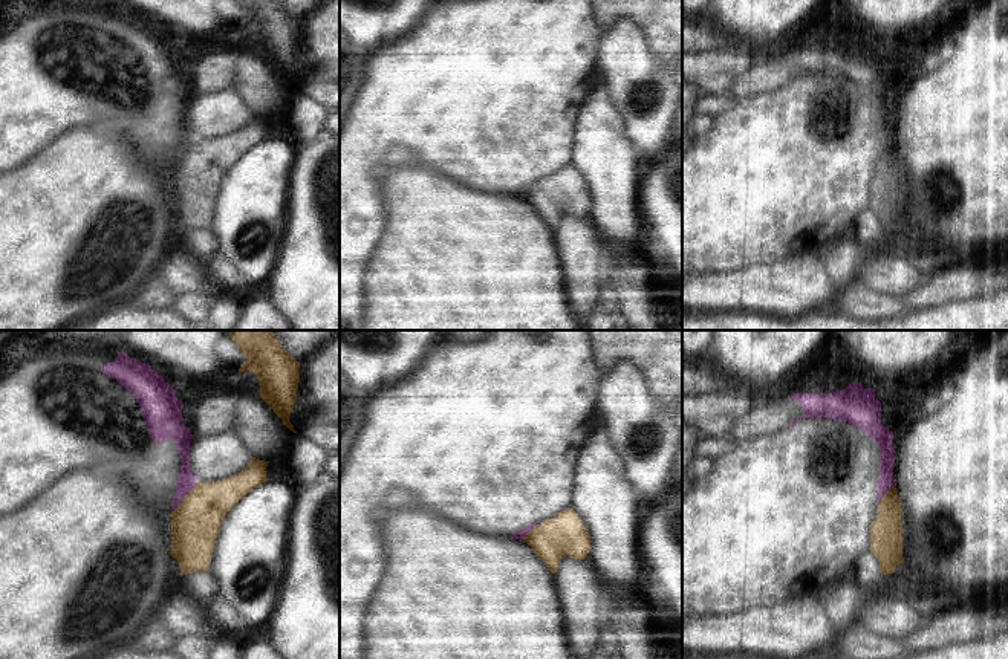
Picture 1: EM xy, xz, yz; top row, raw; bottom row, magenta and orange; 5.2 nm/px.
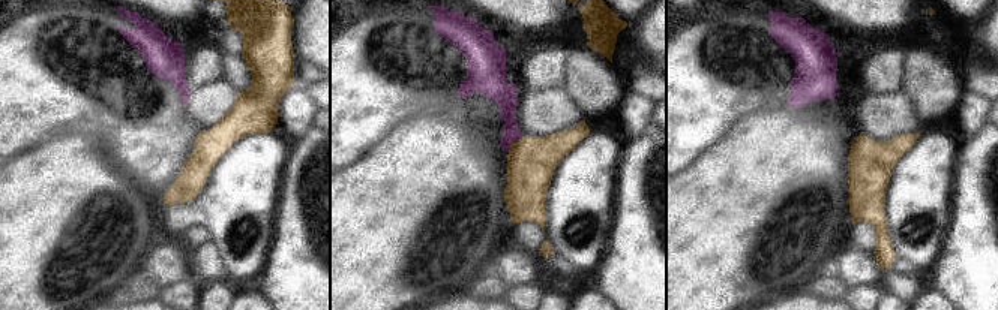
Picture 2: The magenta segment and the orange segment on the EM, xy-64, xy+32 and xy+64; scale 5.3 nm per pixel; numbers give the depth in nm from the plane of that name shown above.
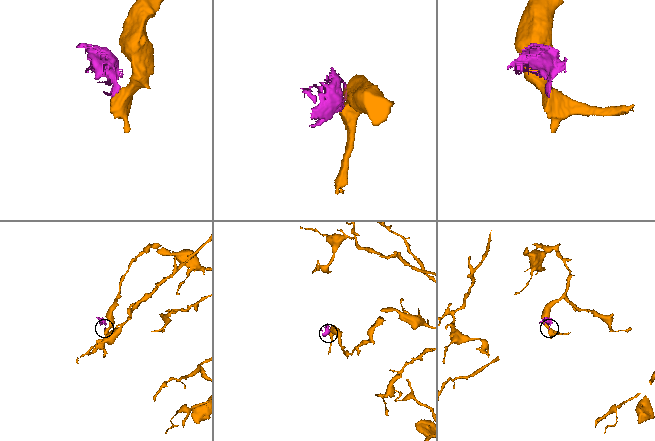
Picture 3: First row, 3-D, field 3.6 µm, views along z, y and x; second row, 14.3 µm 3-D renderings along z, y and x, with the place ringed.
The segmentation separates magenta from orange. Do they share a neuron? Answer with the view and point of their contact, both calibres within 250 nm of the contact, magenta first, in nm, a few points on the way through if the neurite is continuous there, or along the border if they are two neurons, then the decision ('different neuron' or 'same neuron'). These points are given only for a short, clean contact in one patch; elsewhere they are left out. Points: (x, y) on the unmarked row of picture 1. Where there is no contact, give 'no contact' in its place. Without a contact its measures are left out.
xy (184, 152) | 100/260 nm | along xy (196, 138), (173, 168) | different neuron

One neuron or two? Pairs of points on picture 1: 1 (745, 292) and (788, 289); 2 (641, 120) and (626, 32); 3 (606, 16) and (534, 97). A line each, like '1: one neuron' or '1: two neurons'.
1: one neuron
2: one neuron
3: two neurons

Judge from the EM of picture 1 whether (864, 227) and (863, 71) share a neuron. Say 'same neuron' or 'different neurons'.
different neurons

